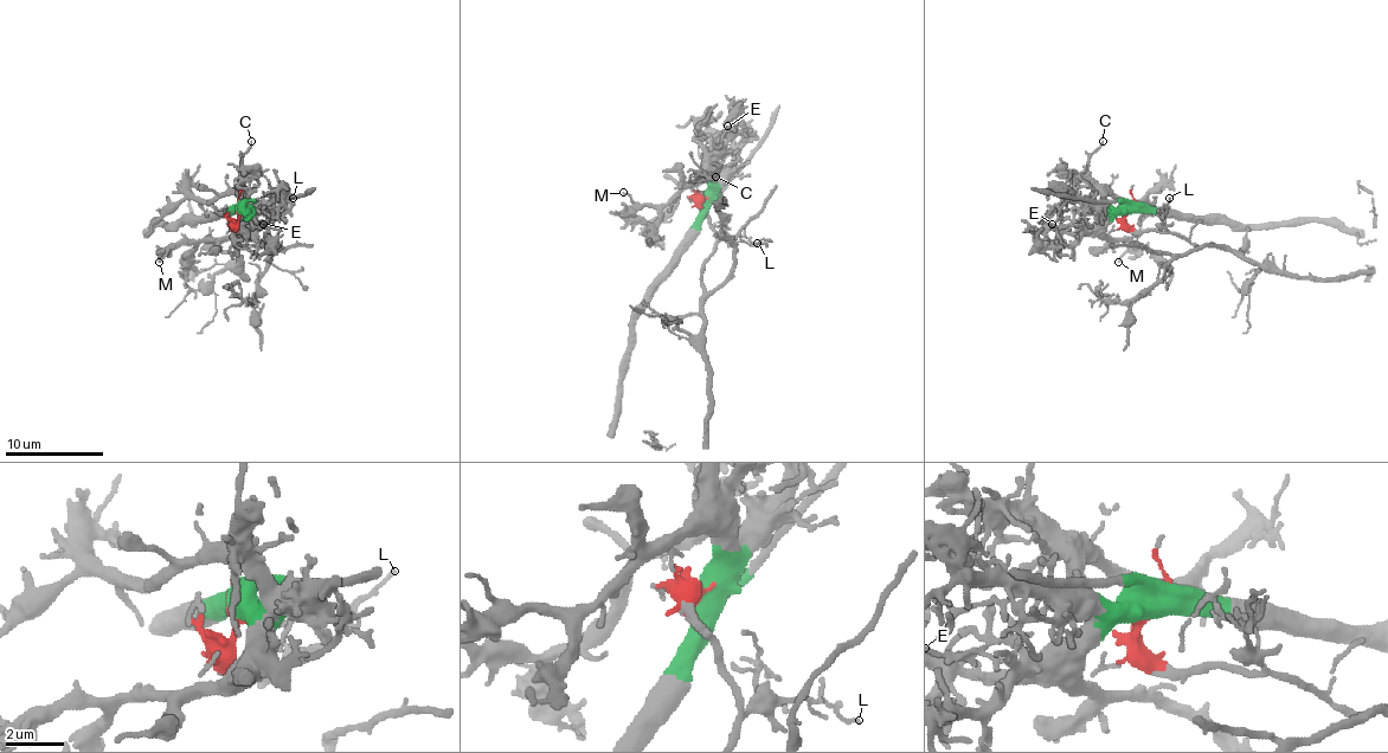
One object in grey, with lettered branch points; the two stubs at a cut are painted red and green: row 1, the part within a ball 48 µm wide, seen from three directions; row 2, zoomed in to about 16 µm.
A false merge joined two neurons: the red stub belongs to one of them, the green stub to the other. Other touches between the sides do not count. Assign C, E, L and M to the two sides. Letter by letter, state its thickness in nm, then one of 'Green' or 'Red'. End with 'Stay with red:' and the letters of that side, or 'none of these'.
C: Thickness 120 nm. Green
E: Thickness 120 nm. Green
L: Thickness 80 nm. Red
M: Thickness 130 nm. Green
Stay with red: L

